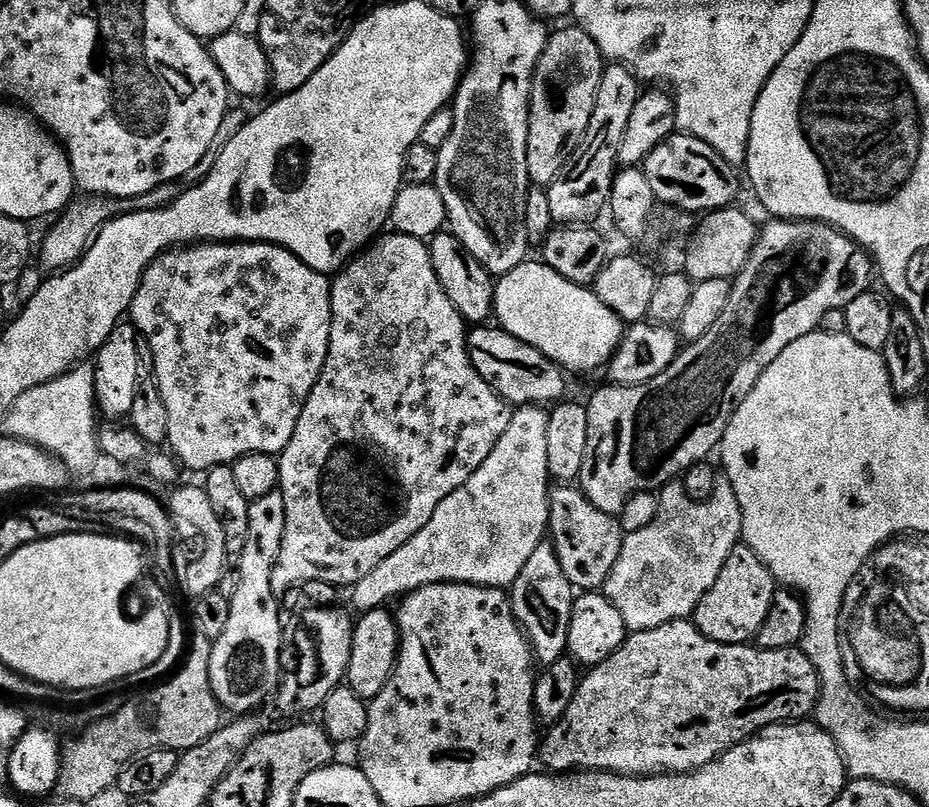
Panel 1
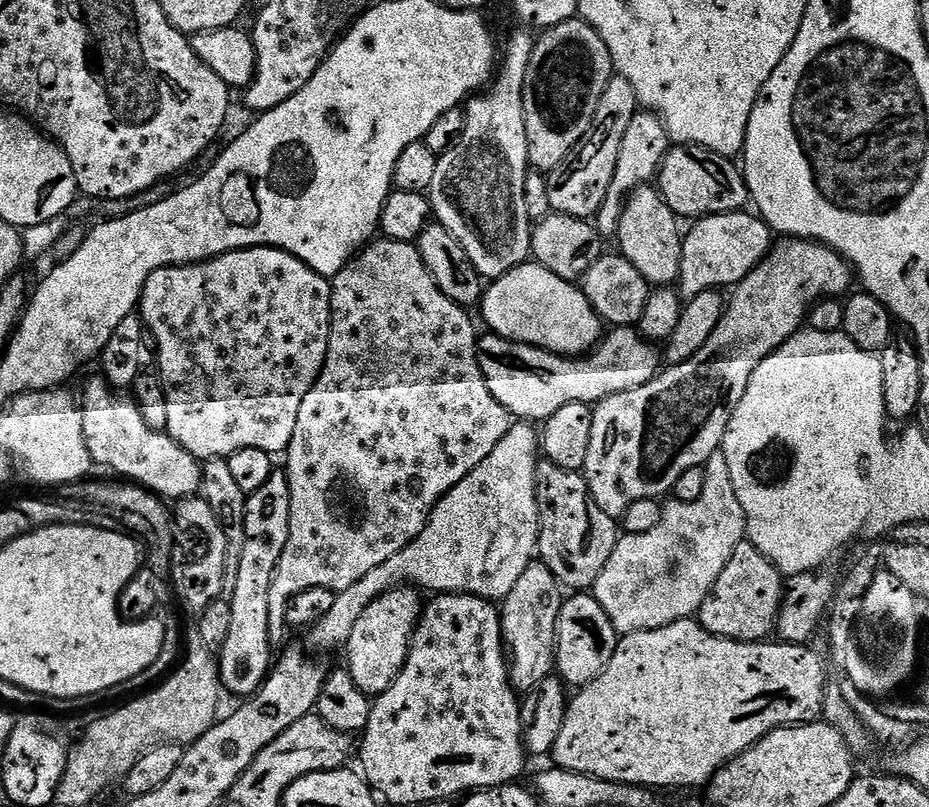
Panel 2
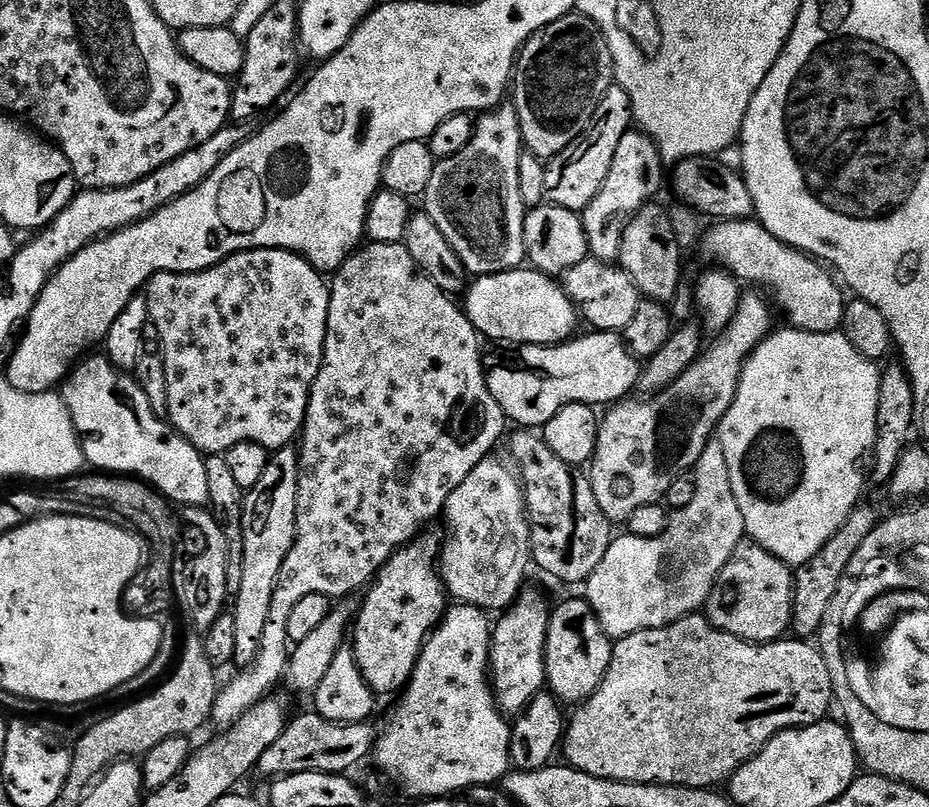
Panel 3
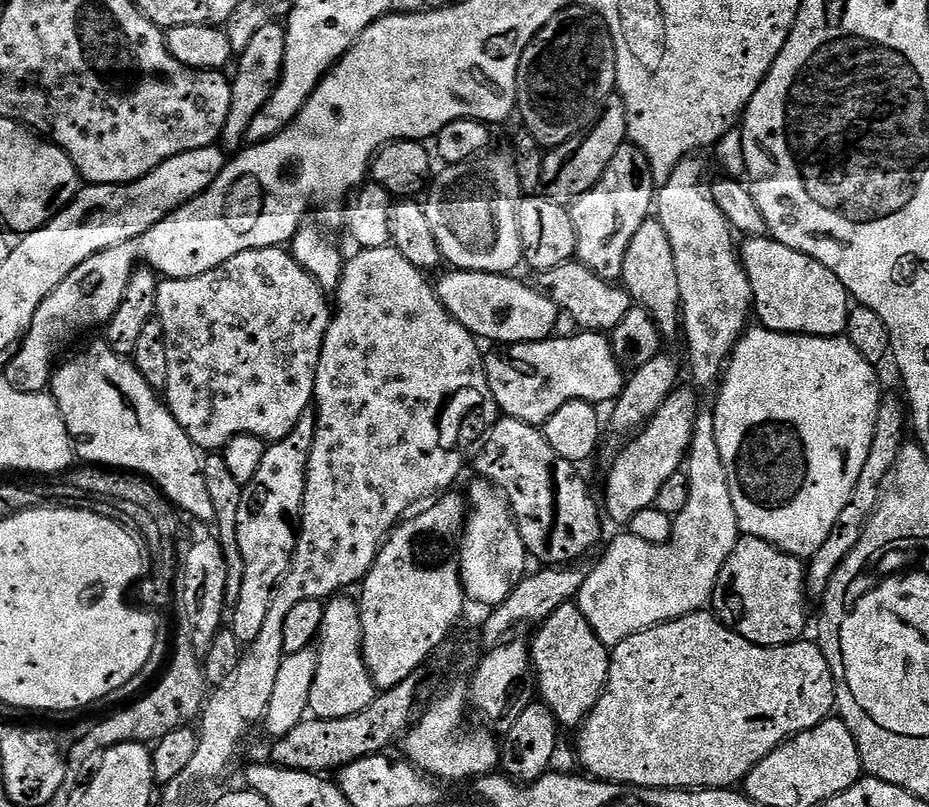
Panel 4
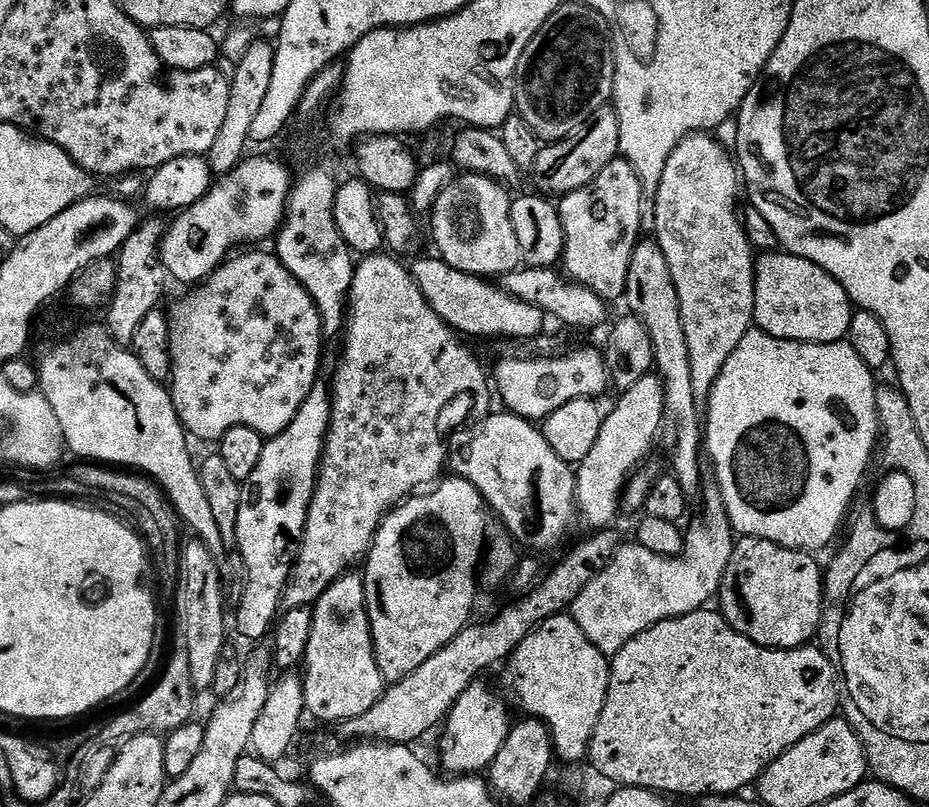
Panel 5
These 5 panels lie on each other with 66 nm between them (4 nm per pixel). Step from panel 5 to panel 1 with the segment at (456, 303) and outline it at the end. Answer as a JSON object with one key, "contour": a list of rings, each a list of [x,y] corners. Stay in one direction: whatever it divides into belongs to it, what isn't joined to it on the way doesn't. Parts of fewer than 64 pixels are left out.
{"contour":[[[529,258],[496,280],[496,306],[494,320],[514,338],[534,346],[546,358],[550,358],[565,373],[596,372],[612,363],[612,355],[618,350],[626,331],[623,320],[598,298],[591,287],[575,284],[562,274],[550,270],[550,266],[539,259]]]}

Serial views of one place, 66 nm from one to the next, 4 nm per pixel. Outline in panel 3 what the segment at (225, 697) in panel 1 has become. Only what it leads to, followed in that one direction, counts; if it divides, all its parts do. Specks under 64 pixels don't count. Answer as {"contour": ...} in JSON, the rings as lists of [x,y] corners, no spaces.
{"contour":[[[295,447],[277,448],[269,455],[266,471],[262,474],[262,482],[258,486],[247,489],[242,514],[242,534],[244,535],[244,561],[242,562],[242,590],[234,597],[234,627],[238,629],[238,646],[235,663],[247,666],[256,661],[260,649],[262,630],[266,627],[266,618],[270,614],[270,598],[276,589],[276,580],[282,570],[282,562],[286,562],[286,554],[296,541],[296,499],[298,498],[298,470],[300,454]]]}

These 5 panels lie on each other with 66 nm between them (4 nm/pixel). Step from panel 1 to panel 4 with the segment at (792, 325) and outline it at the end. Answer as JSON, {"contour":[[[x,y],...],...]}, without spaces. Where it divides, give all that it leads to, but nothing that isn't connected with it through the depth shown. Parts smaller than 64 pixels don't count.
{"contour":[[[677,387],[676,391],[670,394],[670,398],[666,398],[666,402],[662,402],[662,406],[649,418],[648,423],[627,441],[629,444],[621,450],[620,460],[616,460],[612,464],[612,477],[604,484],[602,508],[607,519],[609,516],[614,523],[620,524],[620,526],[627,526],[634,518],[634,514],[639,514],[642,510],[653,507],[658,498],[658,490],[662,490],[662,485],[675,472],[681,471],[685,467],[683,465],[684,455],[687,454],[688,447],[692,444],[692,435],[697,435],[698,432],[696,427],[698,405],[696,405],[695,396],[697,393],[691,387],[688,387],[689,389],[684,387]]]}

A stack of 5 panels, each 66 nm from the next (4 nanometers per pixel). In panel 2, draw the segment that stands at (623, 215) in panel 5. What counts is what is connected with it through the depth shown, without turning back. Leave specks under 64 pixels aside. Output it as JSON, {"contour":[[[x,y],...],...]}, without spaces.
{"contour":[[[638,110],[634,118],[630,118],[630,126],[626,126],[626,135],[622,137],[622,147],[618,149],[618,166],[614,166],[614,182],[610,182],[610,190],[606,190],[606,202],[602,202],[594,217],[594,223],[601,236],[615,237],[628,195],[635,188],[651,185],[659,177],[660,166],[669,147],[668,132],[655,112]]]}

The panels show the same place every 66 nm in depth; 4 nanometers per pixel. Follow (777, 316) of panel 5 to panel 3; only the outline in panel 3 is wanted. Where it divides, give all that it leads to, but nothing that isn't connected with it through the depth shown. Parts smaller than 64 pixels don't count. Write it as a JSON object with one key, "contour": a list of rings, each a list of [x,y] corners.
{"contour":[[[754,218],[719,221],[709,231],[708,229],[705,231],[700,242],[701,246],[706,257],[718,262],[719,267],[731,272],[741,283],[752,282],[768,286],[777,304],[788,316],[787,321],[793,327],[805,332],[828,333],[837,331],[843,325],[846,296],[835,288],[837,284],[835,277],[832,278],[818,260],[774,238],[760,221]]]}

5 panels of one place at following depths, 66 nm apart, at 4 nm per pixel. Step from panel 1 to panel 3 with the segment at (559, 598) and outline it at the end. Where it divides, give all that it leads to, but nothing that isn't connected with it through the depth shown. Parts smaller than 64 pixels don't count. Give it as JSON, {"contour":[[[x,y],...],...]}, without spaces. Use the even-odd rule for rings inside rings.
{"contour":[[[525,587],[506,611],[495,621],[492,650],[488,663],[492,690],[500,711],[515,718],[523,714],[539,692],[545,691],[546,638],[553,605],[536,588]],[[501,619],[501,620],[500,620]],[[500,620],[500,621],[499,621]]]}

